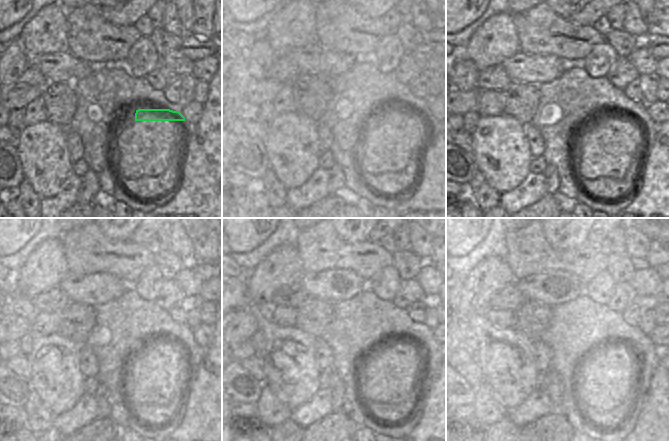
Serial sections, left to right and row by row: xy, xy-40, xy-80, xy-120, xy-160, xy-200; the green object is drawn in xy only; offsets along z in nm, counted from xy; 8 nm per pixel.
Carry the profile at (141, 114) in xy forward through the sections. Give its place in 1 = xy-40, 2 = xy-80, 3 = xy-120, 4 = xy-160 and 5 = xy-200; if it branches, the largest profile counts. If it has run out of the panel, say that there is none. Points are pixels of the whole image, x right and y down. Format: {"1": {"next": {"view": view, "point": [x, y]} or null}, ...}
{"1": {"next": {"view": "xy-40", "point": [391, 140]}}, "2": {"next": {"view": "xy-80", "point": [615, 140]}}, "3": {"next": {"view": "xy-120", "point": [164, 368]}}, "4": {"next": {"view": "xy-160", "point": [387, 373]}}, "5": {"next": {"view": "xy-200", "point": [608, 377]}}}

